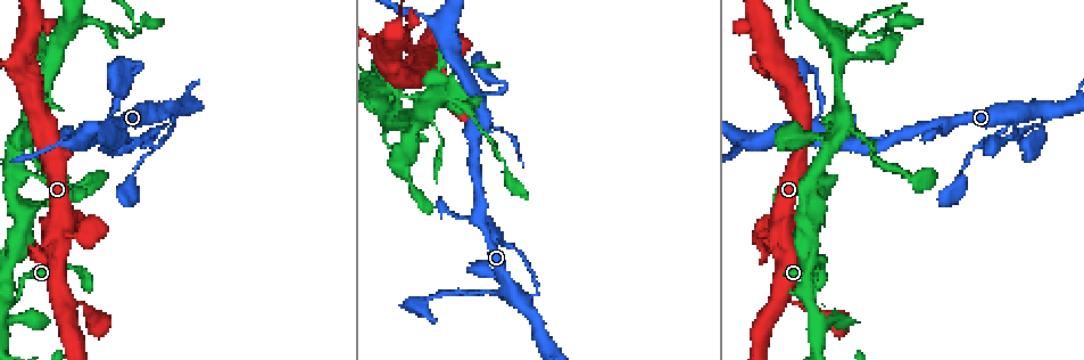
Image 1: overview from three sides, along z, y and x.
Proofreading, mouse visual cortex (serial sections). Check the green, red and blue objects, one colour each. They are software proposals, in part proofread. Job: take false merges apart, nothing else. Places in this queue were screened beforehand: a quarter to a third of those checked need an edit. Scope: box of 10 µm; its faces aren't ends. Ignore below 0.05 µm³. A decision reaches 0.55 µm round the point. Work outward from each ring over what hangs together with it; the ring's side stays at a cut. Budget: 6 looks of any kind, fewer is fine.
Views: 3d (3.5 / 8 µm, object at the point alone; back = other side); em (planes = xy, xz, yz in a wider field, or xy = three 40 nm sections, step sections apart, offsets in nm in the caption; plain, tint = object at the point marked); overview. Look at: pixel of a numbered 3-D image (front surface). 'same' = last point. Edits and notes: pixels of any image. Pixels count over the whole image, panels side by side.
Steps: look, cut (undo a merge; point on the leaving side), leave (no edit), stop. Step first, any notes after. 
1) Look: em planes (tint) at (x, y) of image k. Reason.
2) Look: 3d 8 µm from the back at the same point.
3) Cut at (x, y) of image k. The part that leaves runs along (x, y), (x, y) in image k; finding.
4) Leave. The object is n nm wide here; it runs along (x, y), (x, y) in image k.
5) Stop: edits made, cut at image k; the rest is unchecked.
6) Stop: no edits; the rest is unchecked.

Look: 3d 8 µm from the back at (17, 292) of image 1. Four-way junction.

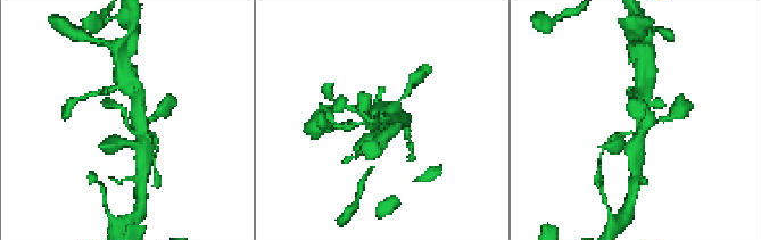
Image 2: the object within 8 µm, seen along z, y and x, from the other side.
Look: em xy step 1 (tint) at the same point.

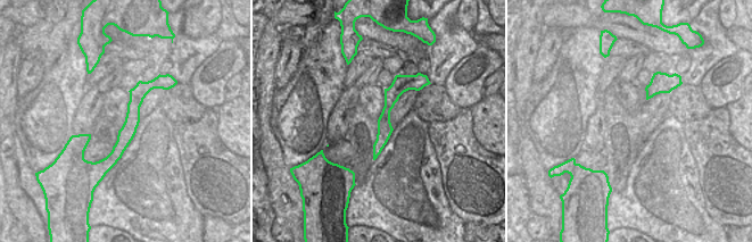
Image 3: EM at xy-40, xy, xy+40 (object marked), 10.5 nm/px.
Leave. It runs along (150, 83), (104, 168) in image 3; one cell here.

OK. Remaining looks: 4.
Look: 3d 3.5 µm at (830, 145) of image 1. Abrupt turn.

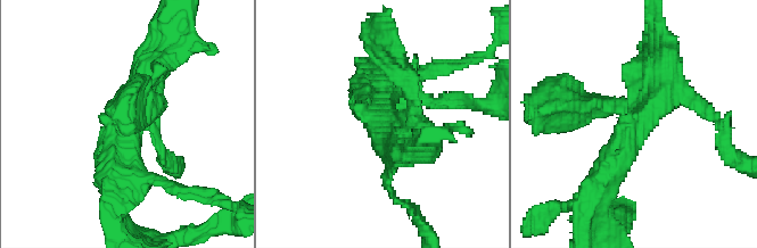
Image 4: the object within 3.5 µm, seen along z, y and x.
Look: em planes (tint) at (641, 116) of image 4. 4 arms meet here; the arms are 150, 150, 400, 450 nm wide; shape alone is not enough.

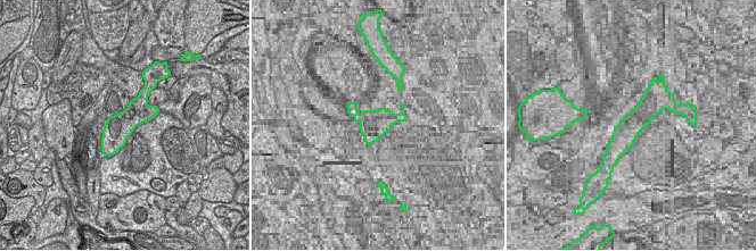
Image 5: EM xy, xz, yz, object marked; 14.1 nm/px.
Look: em xy step 3 (tint) at the same point.

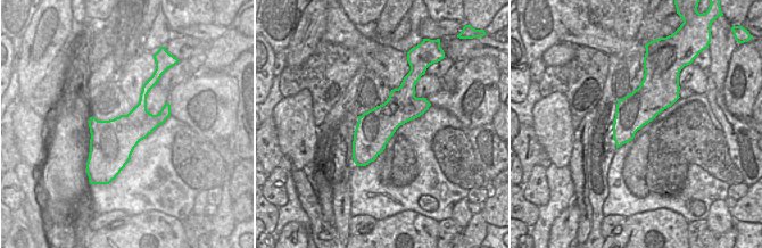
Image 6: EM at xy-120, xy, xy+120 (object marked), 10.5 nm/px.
Leave. It runs along (407, 81), (359, 163) in image 6; all the same cell.

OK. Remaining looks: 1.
Stop: no edits; the rest is unchecked.

